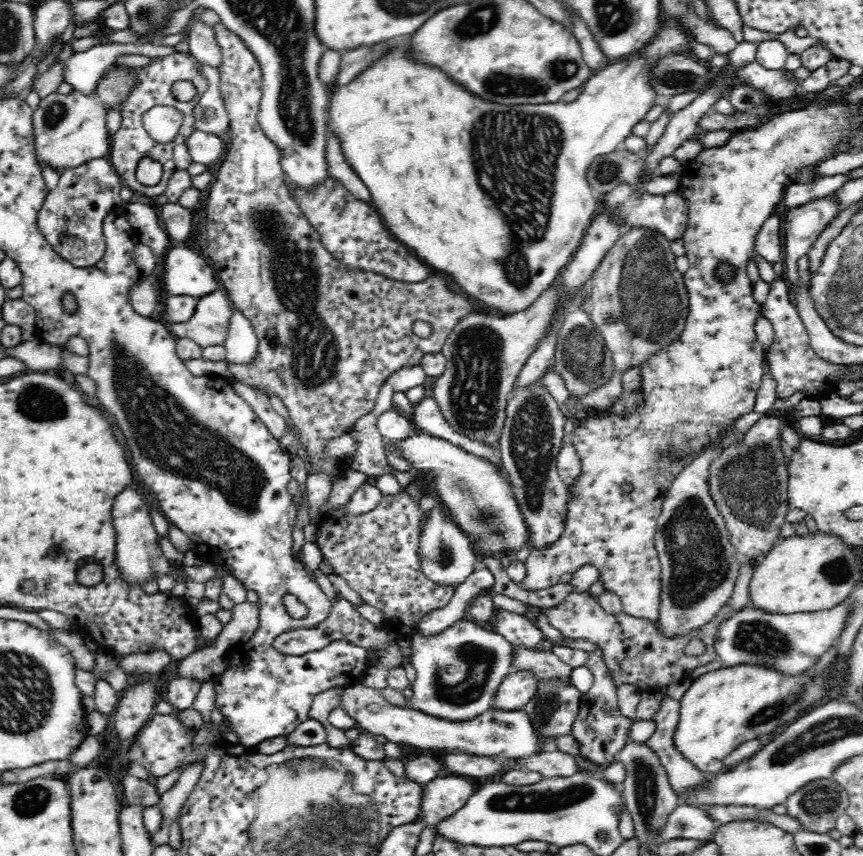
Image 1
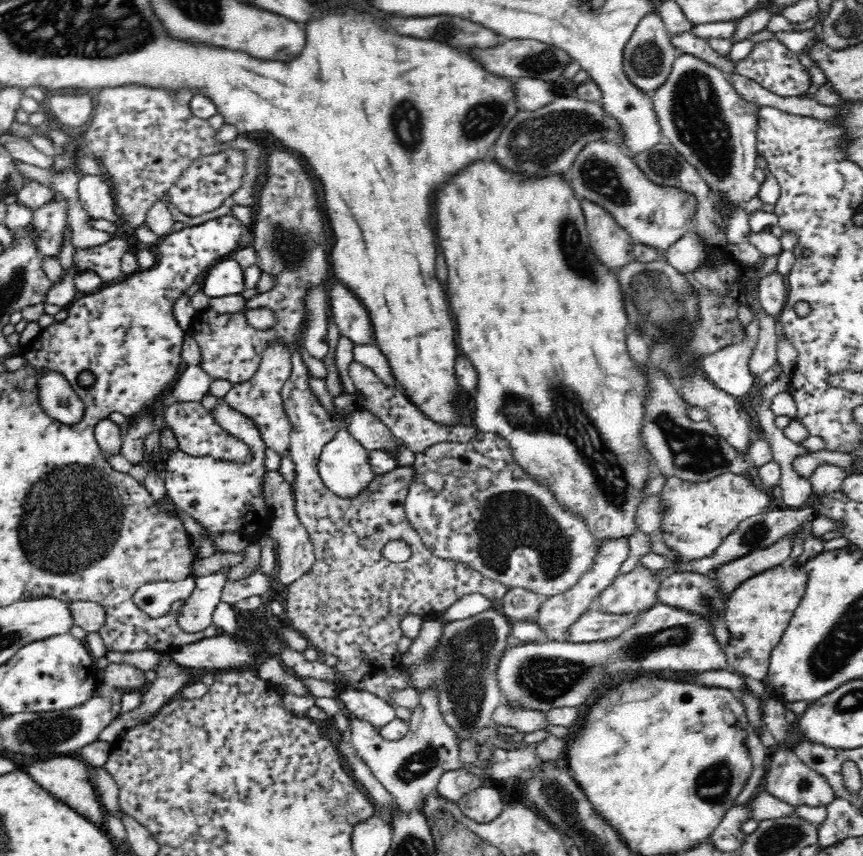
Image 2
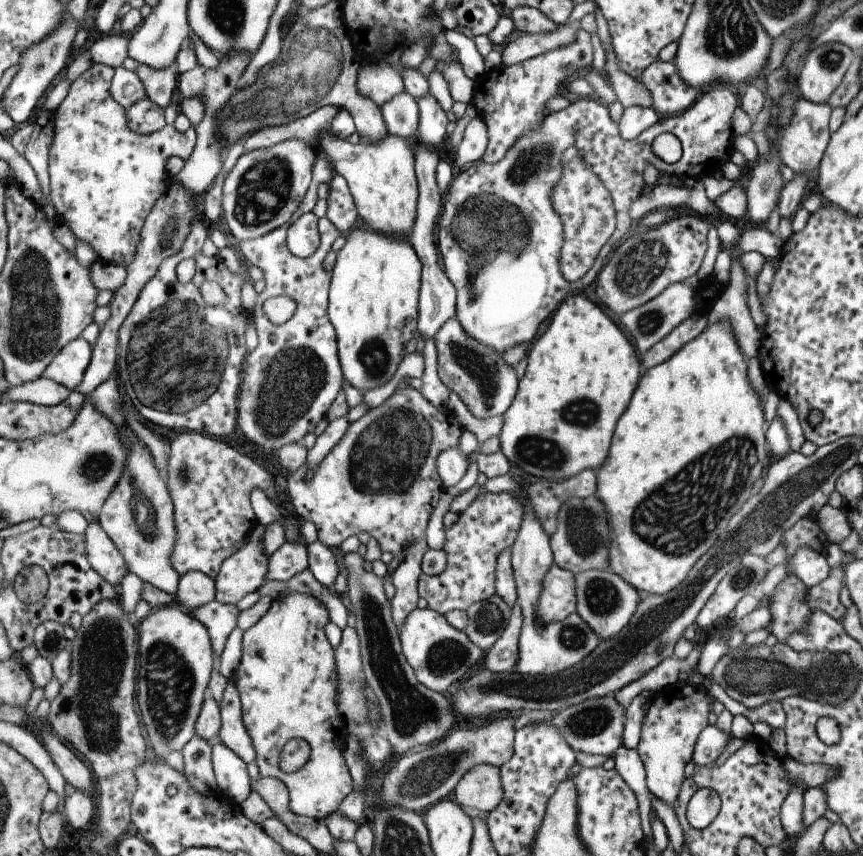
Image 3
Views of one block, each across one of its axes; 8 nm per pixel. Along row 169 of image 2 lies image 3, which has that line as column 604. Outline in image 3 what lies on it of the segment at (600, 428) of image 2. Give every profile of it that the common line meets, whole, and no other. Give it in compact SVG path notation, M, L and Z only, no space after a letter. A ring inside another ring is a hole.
M729 320L711 322L711 324L707 324L703 328L703 332L699 336L695 336L691 342L687 342L671 358L667 358L659 366L653 366L651 370L643 370L627 410L617 420L617 426L615 426L613 438L611 438L611 446L609 446L609 466L605 466L605 470L603 468L597 470L597 492L595 492L595 496L603 502L603 506L607 510L607 516L609 516L609 528L611 528L609 570L615 572L617 576L621 576L635 590L645 592L647 596L665 596L665 594L673 592L689 576L695 562L713 548L717 538L729 526L729 520L751 498L751 486L759 478L763 478L767 464L769 464L769 458L767 458L763 400L749 382L747 356L741 352L739 344L735 340L733 326L731 326Z

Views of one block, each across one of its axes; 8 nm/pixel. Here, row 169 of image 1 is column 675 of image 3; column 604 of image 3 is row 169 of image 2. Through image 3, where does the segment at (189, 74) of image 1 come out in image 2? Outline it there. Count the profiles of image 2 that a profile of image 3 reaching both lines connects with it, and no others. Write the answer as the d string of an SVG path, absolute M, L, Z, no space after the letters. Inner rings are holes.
M130 86L122 90L100 90L96 94L96 110L90 120L90 126L84 132L84 144L108 170L110 182L116 190L114 202L118 206L118 212L122 212L124 224L130 224L134 228L142 226L146 222L148 210L158 198L166 198L172 222L182 222L188 228L200 226L214 218L232 216L232 208L236 204L254 208L254 204L258 202L258 186L264 182L266 176L266 152L264 148L260 148L262 144L256 142L254 136L246 134L238 136L228 144L216 144L216 130L206 120L196 118L190 110L192 98L198 96L196 92L182 90L178 94L166 94L164 90L146 90L140 86ZM228 148L240 148L242 152L248 152L244 160L244 176L240 190L226 198L226 202L214 212L206 212L196 218L184 216L168 198L166 190L170 190L170 186L178 180L178 176L188 168L192 160Z

